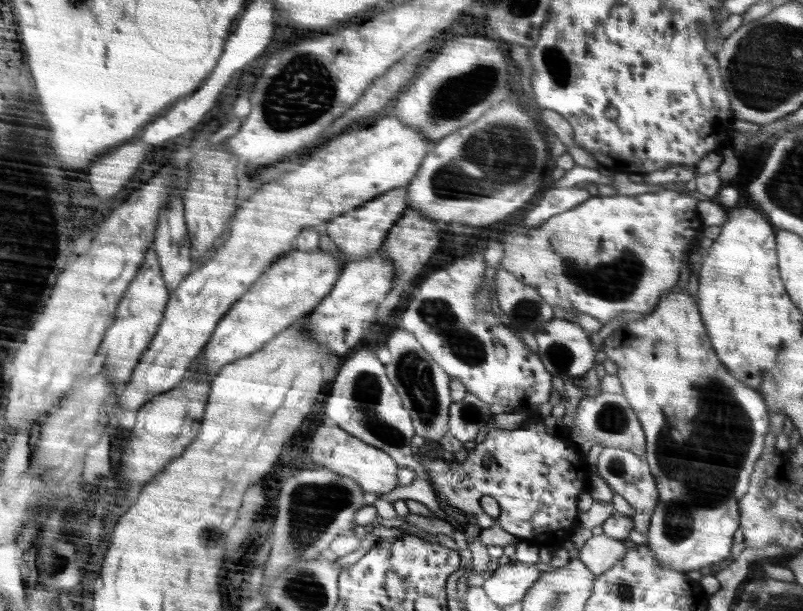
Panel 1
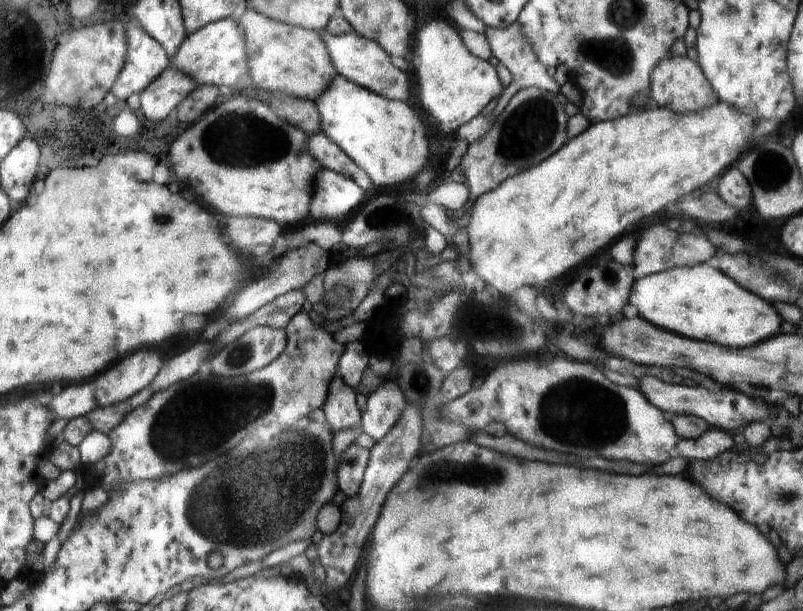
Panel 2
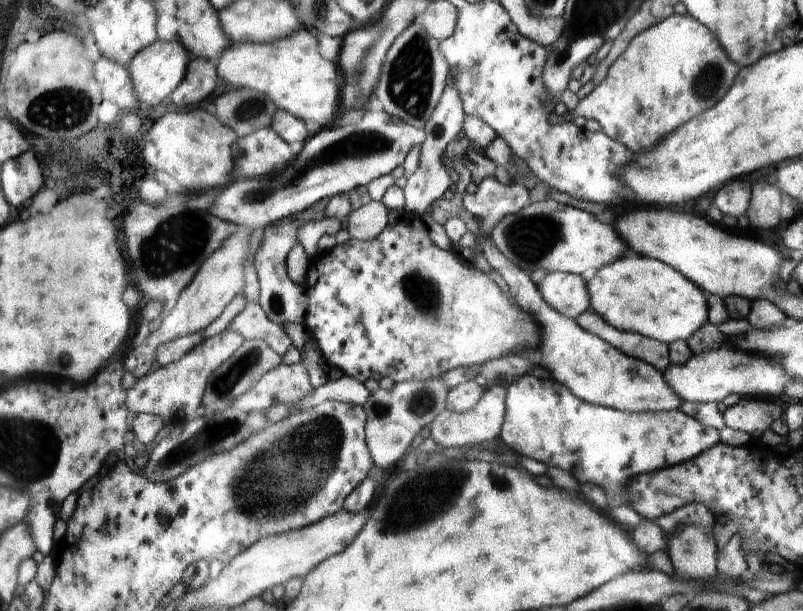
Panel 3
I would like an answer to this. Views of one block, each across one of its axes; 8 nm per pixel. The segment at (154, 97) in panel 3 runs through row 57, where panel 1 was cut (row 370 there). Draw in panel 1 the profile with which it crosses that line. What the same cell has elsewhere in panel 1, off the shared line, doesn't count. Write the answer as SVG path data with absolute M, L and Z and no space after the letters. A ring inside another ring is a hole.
M388 116L378 120L372 128L340 134L322 150L318 150L318 156L310 156L296 170L286 172L272 184L264 184L264 187L250 194L252 198L246 198L246 202L242 202L244 206L240 205L226 238L215 251L214 258L204 261L171 293L171 302L159 334L152 341L150 350L144 353L128 388L119 397L121 412L138 413L159 395L178 388L187 379L196 366L195 362L215 335L220 321L247 294L250 286L258 282L260 274L274 263L276 258L290 253L290 242L298 238L300 231L310 227L323 227L329 220L347 214L348 210L356 210L360 204L368 200L371 201L396 188L405 188L416 174L419 174L420 166L423 166L424 159L430 153L430 147L431 142L422 132L416 132L416 128L410 128L399 118L396 120L394 116Z

